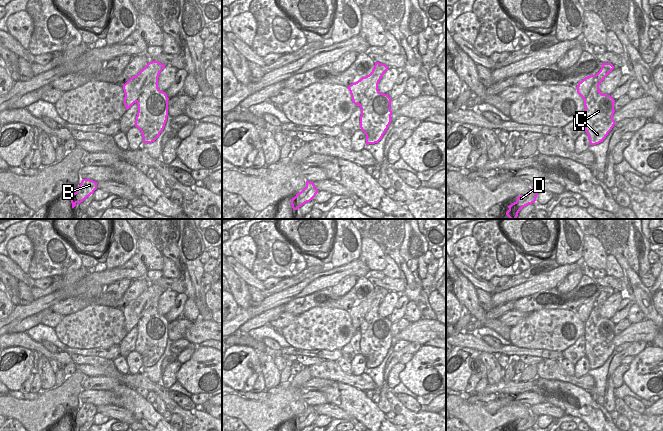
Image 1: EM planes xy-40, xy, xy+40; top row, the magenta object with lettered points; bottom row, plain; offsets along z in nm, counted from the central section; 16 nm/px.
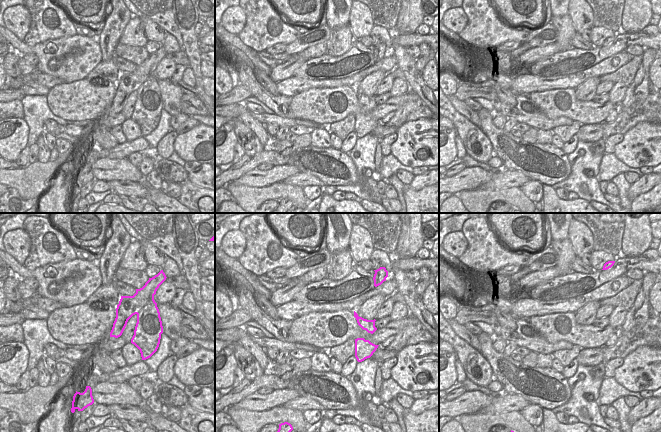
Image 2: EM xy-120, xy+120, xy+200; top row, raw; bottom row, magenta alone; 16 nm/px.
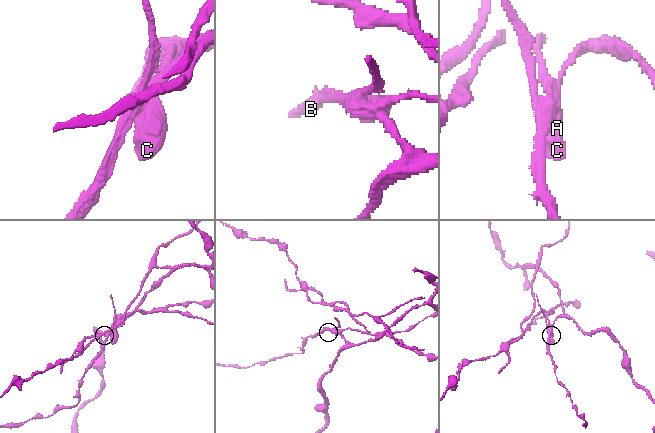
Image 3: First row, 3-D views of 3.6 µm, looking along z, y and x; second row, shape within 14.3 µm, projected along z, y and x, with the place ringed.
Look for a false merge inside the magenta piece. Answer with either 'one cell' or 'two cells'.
two cells

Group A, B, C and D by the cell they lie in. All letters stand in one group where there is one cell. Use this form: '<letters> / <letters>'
A C / B D

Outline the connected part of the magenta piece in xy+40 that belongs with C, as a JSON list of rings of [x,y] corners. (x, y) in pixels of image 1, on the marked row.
[[[603,64],[588,96],[584,99],[585,132],[590,145],[603,142],[616,123],[613,120],[615,100],[599,90],[599,85],[606,76],[606,64]]]

